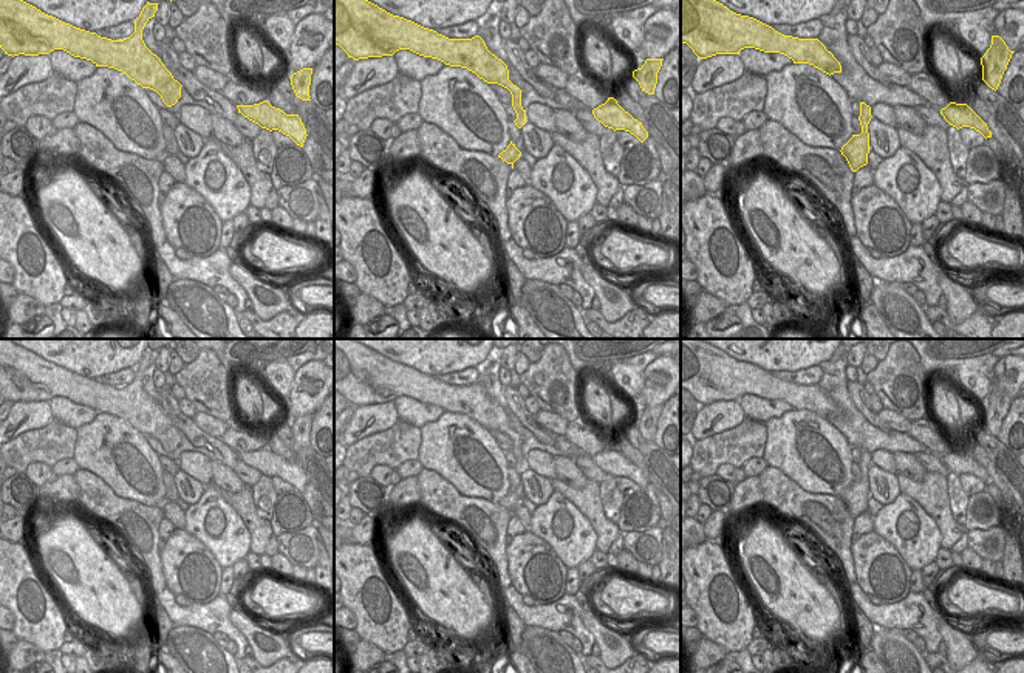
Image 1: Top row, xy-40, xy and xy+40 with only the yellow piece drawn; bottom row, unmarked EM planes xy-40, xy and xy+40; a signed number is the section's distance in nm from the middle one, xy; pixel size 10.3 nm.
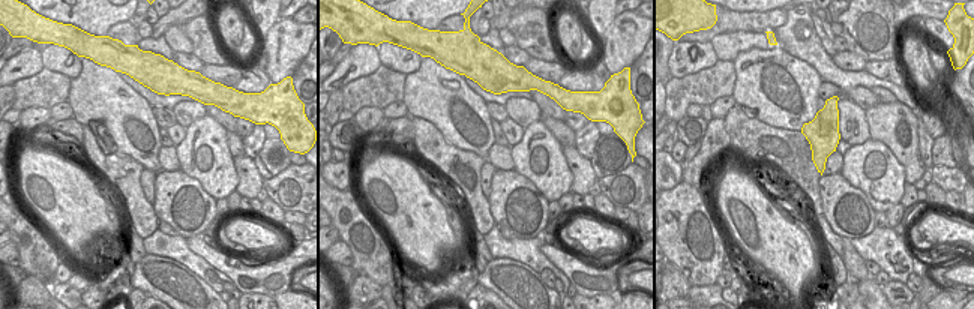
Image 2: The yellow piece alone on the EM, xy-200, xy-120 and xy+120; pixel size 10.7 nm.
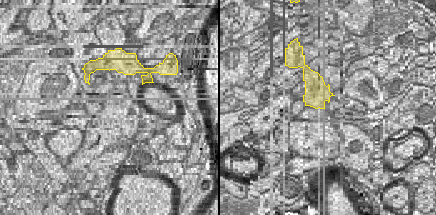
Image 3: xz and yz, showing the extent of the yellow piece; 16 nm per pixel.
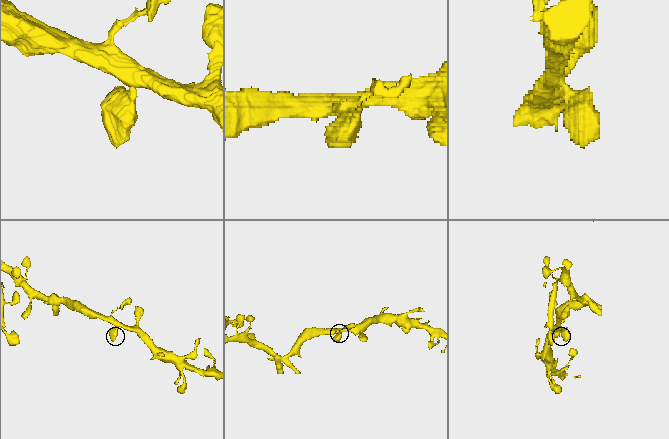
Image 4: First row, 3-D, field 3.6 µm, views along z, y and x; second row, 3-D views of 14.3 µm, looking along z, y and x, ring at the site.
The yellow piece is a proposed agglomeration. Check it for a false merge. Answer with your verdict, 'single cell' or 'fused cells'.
single cell

